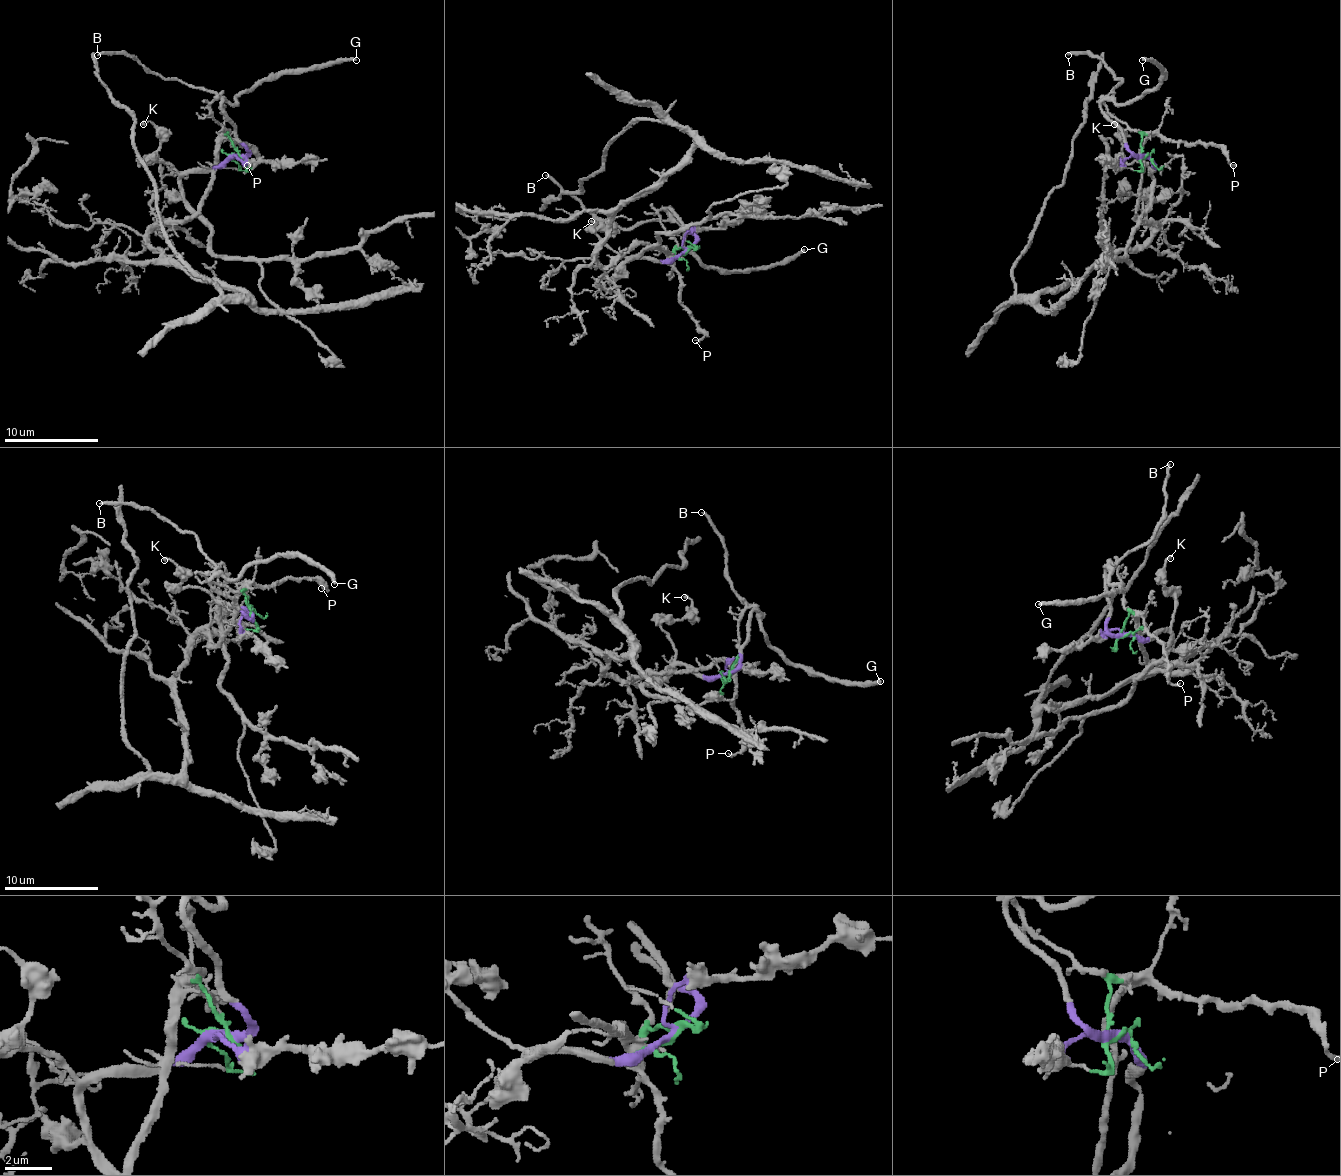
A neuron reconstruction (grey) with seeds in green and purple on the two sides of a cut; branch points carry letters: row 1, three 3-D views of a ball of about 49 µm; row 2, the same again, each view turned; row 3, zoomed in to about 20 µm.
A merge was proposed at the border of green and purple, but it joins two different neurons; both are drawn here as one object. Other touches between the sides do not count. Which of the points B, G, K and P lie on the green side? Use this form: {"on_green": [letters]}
{"on_green": ["P"]}

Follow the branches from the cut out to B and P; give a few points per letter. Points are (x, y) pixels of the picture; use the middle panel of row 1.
B: (685, 251), (694, 237), (685, 230), (671, 208), (666, 220), (616, 227), (598, 220), (546, 176)
P: (685, 253), (687, 251), (678, 248), (673, 267), (680, 281), (680, 303), (706, 336), (694, 340)

